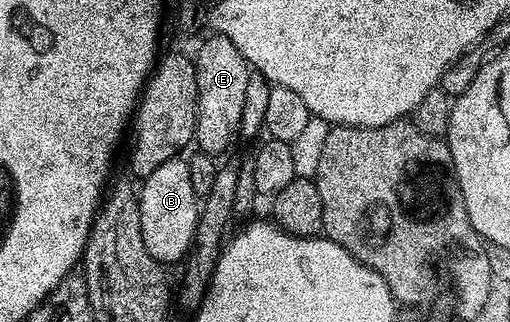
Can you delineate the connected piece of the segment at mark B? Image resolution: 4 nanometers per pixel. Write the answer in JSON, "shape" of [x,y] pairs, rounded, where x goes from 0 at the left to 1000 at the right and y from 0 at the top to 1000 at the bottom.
{"shape":[[[359,488],[325,497],[302,525],[271,578],[278,745],[286,745],[286,783],[316,820],[345,814],[363,798],[382,745],[384,689],[392,649],[388,606],[373,565],[373,522]]]}

